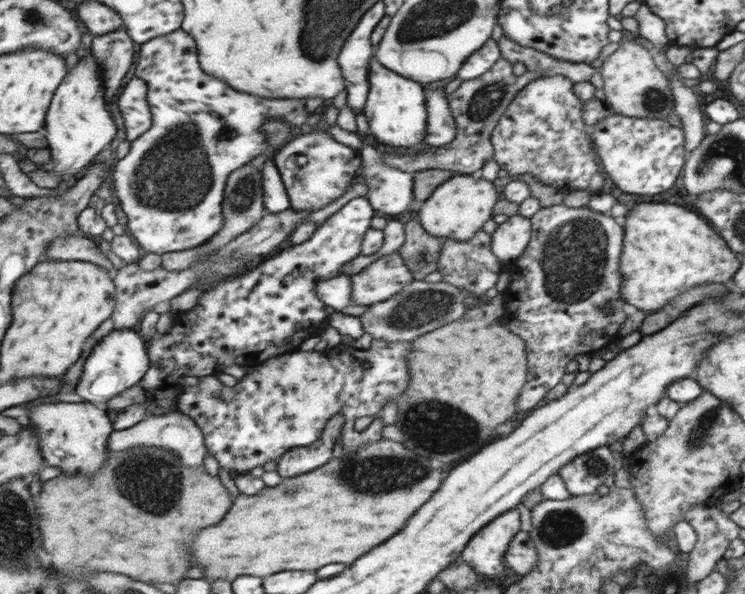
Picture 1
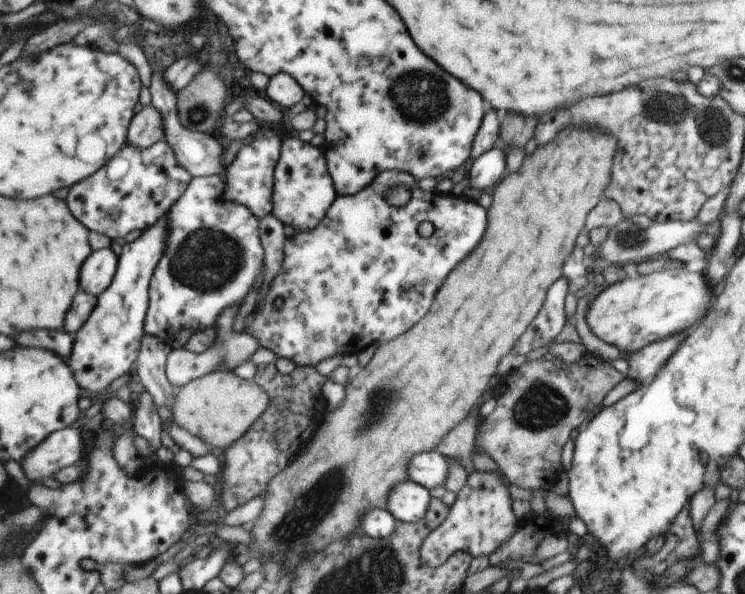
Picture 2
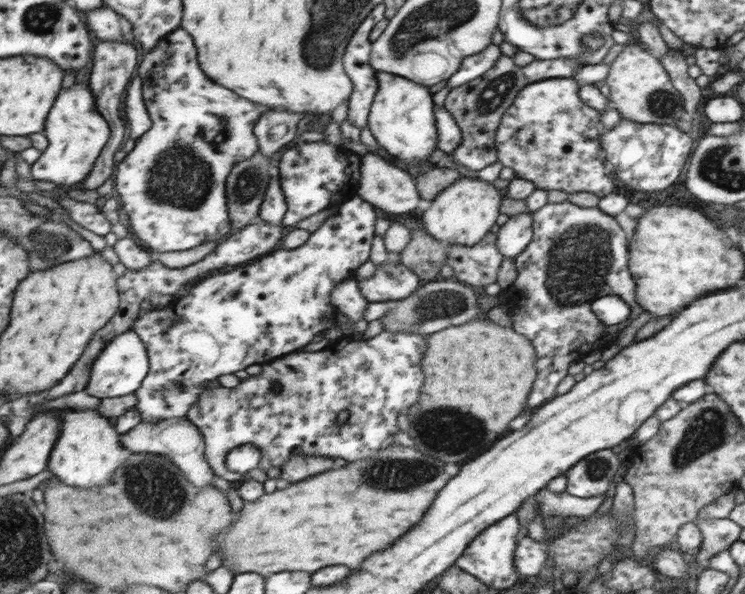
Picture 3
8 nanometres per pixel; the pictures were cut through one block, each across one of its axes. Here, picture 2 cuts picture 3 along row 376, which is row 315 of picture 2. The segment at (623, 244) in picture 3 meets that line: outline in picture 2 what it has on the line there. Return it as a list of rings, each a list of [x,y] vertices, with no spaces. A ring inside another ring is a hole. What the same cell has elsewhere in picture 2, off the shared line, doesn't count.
[[[559,278],[553,284],[553,290],[549,290],[549,298],[545,298],[545,306],[541,306],[541,314],[533,318],[533,324],[525,330],[525,338],[517,342],[515,352],[527,354],[529,350],[535,350],[548,343],[559,334],[563,328],[563,298],[567,294],[567,282]]]

